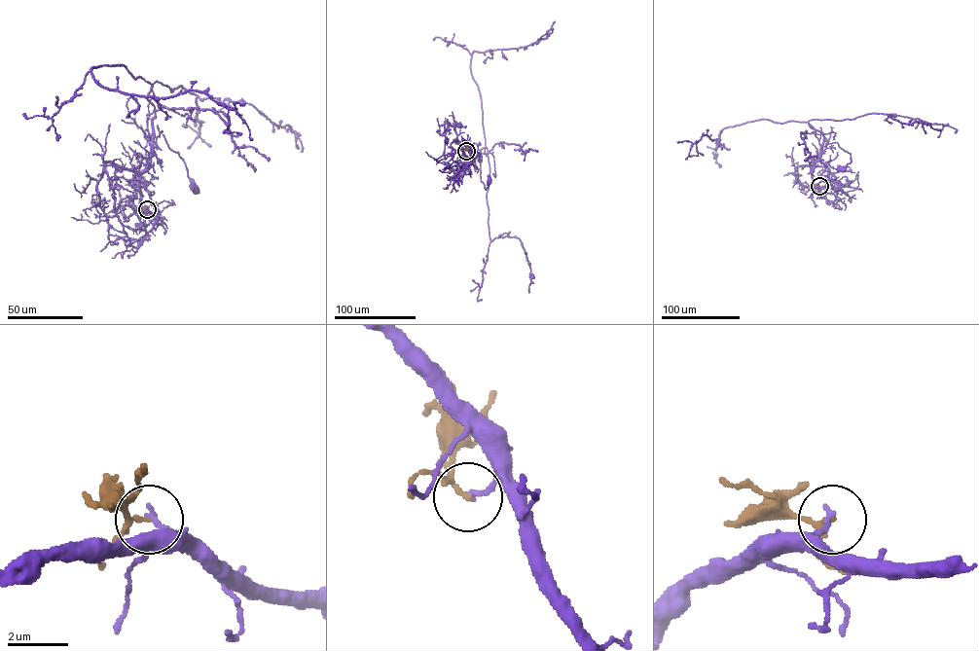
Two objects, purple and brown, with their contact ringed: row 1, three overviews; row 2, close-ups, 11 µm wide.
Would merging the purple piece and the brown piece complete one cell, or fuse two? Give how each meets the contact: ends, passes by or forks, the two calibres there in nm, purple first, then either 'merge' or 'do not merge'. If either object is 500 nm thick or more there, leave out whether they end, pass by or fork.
purple ends; brown passes by; calibres 160 and 140 nm; do not merge

